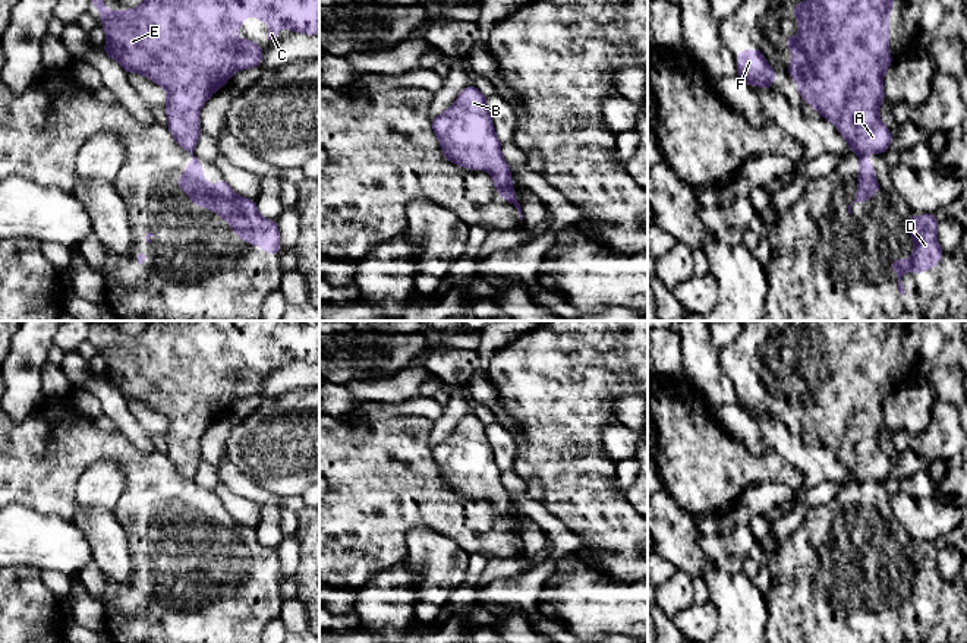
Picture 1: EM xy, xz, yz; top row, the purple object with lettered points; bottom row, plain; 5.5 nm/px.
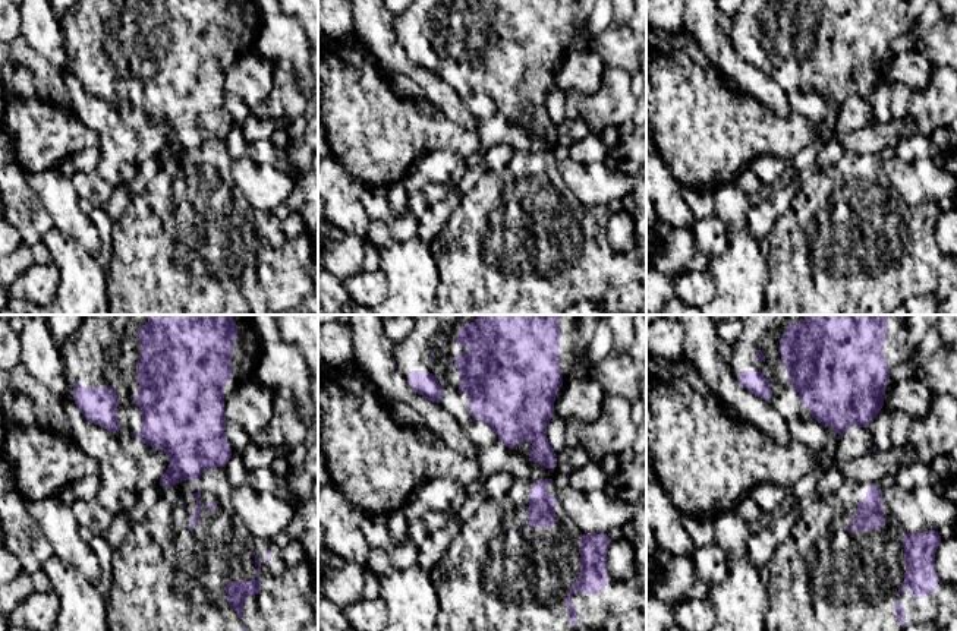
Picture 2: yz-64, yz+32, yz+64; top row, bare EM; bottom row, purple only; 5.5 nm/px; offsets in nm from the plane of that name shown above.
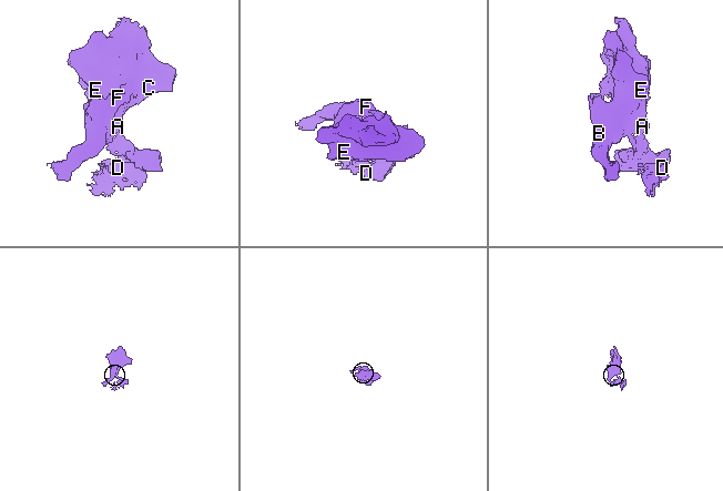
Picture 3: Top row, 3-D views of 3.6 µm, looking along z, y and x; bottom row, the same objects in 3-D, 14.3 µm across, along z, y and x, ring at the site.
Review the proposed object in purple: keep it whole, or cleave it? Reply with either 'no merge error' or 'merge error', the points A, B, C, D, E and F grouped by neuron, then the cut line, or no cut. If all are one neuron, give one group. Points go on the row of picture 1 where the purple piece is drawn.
merge error | A B C E F / D | yz (868, 151), (860, 155)

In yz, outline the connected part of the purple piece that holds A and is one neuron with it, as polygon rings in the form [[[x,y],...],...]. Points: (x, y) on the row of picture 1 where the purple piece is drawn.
[[[895,0],[794,1],[800,29],[797,37],[787,38],[793,53],[787,73],[797,78],[804,104],[832,122],[859,155],[883,154],[891,146],[892,133],[879,117],[879,105],[885,100],[883,73],[894,62],[889,56],[889,9],[894,4]]]

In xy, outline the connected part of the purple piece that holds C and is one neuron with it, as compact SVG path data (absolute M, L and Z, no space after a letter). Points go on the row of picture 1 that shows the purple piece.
M92 0L92 6L100 10L100 19L104 21L101 25L107 34L104 53L117 60L126 73L141 73L167 91L164 108L168 119L167 127L188 152L193 152L201 135L199 111L207 100L224 86L236 70L261 64L264 50L252 40L236 37L245 18L256 16L261 22L270 23L270 32L265 35L270 44L278 40L280 28L319 35L319 0L145 0L132 10L105 10L104 0Z

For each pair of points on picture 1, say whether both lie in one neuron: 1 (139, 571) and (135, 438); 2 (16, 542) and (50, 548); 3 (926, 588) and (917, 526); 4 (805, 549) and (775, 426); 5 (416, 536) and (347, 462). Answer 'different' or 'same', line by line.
1: different
2: same
3: different
4: different
5: different

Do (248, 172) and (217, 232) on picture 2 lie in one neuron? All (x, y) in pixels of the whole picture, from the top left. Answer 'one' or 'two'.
two

